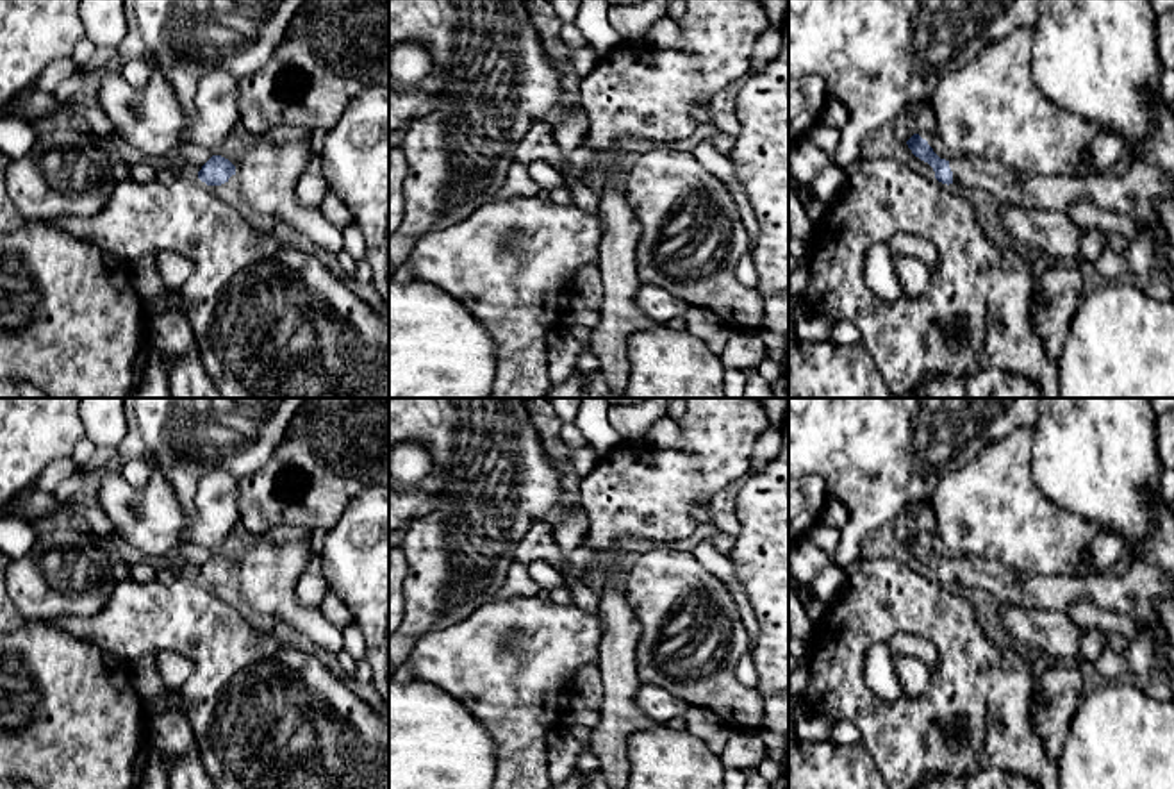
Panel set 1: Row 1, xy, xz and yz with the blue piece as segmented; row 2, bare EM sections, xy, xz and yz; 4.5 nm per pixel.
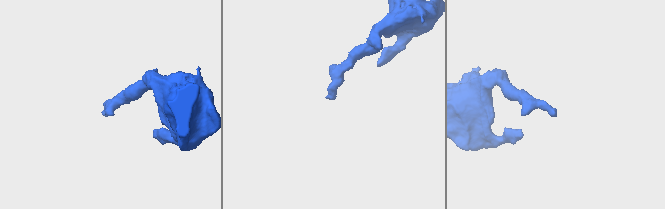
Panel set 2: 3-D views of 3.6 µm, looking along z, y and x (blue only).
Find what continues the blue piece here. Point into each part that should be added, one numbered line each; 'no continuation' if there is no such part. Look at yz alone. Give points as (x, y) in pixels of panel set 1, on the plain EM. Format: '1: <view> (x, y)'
1: yz (1140, 591)

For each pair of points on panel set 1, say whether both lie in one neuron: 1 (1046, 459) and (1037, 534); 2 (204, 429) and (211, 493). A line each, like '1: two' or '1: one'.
1: two
2: two

